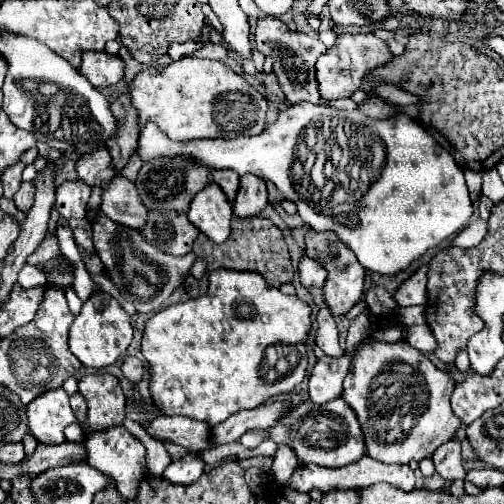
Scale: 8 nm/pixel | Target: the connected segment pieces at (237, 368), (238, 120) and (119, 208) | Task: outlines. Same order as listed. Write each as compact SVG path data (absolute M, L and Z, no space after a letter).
M214 270L214 272L210 272L210 288L202 298L188 300L184 304L168 306L168 308L156 312L146 322L144 336L142 336L142 354L144 354L146 362L150 364L150 396L152 396L152 402L160 410L160 414L164 414L164 416L174 416L174 414L176 416L188 416L194 420L204 420L212 426L216 426L218 422L224 422L228 416L232 416L244 408L256 408L276 394L286 394L286 392L294 390L304 380L308 358L306 358L306 348L300 344L308 336L308 330L310 330L310 306L306 302L302 302L298 296L282 294L278 288L268 286L268 282L260 274L254 274L254 272Z
M184 56L176 62L142 70L130 82L128 96L138 110L140 130L152 122L174 142L254 136L266 128L266 98L242 74L218 60Z
M114 176L108 186L102 192L102 202L100 202L102 214L106 214L110 220L130 226L134 230L140 230L146 222L146 208L140 202L140 196L136 192L136 186L124 178L124 176Z

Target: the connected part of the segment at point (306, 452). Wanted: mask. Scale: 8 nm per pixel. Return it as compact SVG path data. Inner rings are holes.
M334 398L322 406L314 406L312 402L304 402L296 406L290 414L286 414L272 430L252 430L240 438L240 444L246 448L256 448L266 436L270 436L276 444L290 444L298 456L298 464L314 462L324 468L340 468L352 462L358 462L366 456L366 442L362 434L362 426L358 416L342 398Z

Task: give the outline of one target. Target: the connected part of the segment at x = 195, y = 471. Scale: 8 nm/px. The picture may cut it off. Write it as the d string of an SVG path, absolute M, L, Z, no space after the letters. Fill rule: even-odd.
M186 454L164 470L164 478L174 484L192 484L204 474L204 462L198 454Z

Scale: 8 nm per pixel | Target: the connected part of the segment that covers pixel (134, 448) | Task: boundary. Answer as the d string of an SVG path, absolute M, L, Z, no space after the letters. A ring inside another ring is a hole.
M114 426L112 430L104 430L102 434L88 434L84 440L84 448L86 448L86 462L100 472L108 472L124 498L134 498L138 482L146 474L146 450L140 444L140 440L134 438L122 426Z

